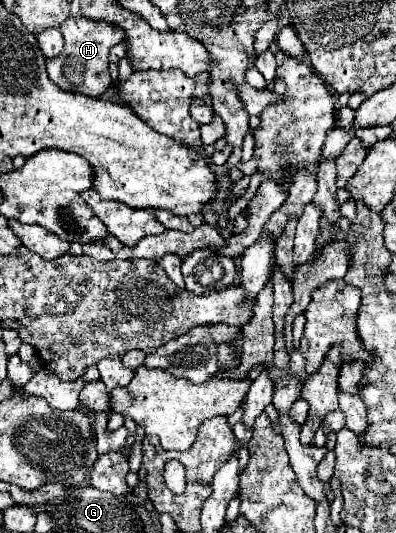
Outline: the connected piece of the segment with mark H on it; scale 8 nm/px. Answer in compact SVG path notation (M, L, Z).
M79 18L79 20L65 20L59 28L65 38L65 48L59 56L47 60L47 74L55 86L65 92L77 92L91 98L97 98L107 92L111 86L109 78L109 50L111 46L123 40L117 28L109 28L109 24L101 24L95 20Z

